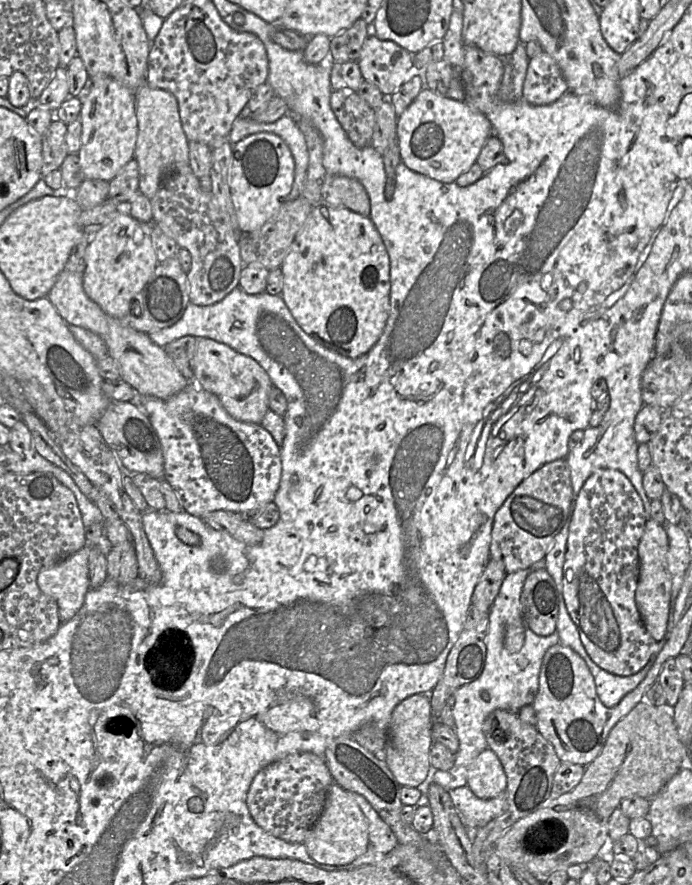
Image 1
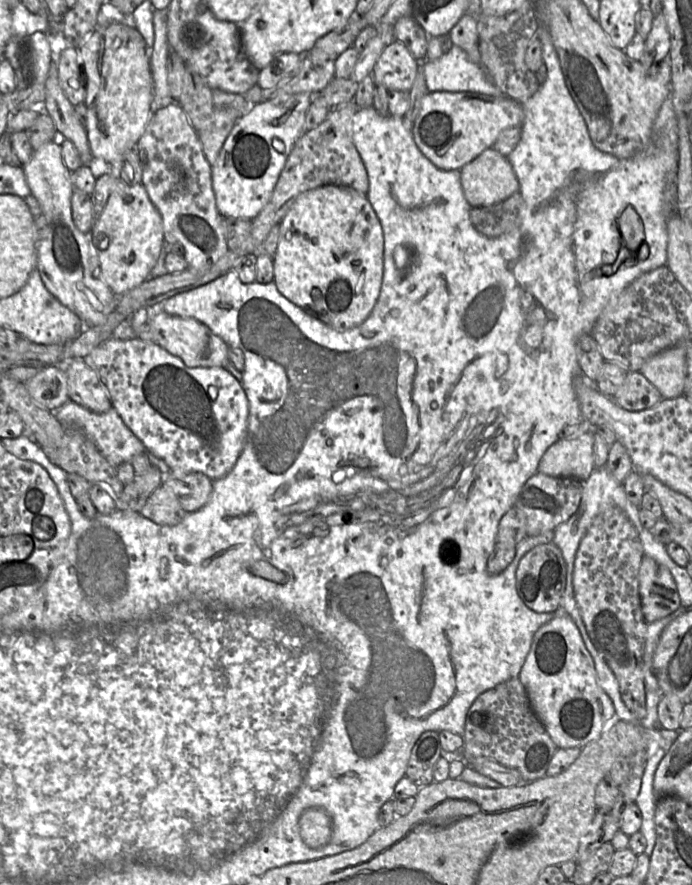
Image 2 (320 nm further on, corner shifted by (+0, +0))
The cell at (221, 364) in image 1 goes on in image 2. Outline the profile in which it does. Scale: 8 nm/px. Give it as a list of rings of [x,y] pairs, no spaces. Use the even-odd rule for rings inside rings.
[[[155,310],[149,320],[153,342],[168,353],[180,358],[188,367],[223,367],[228,359],[229,346],[206,325],[194,318],[183,318]]]

